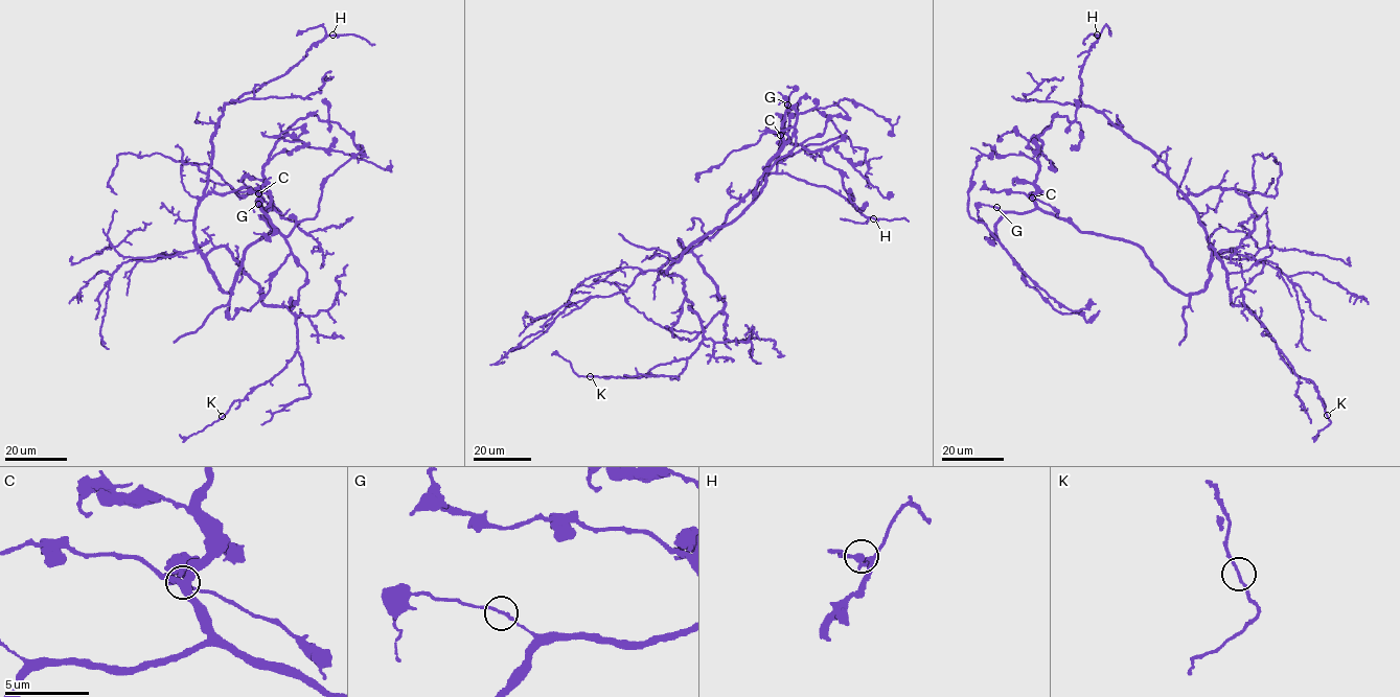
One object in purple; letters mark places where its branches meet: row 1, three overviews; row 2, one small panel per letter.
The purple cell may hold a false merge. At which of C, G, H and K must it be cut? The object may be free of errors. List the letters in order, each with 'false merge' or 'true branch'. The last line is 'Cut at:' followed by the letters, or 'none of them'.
C: true branch
G: true branch
H: true branch
K: false merge
Cut at: K

